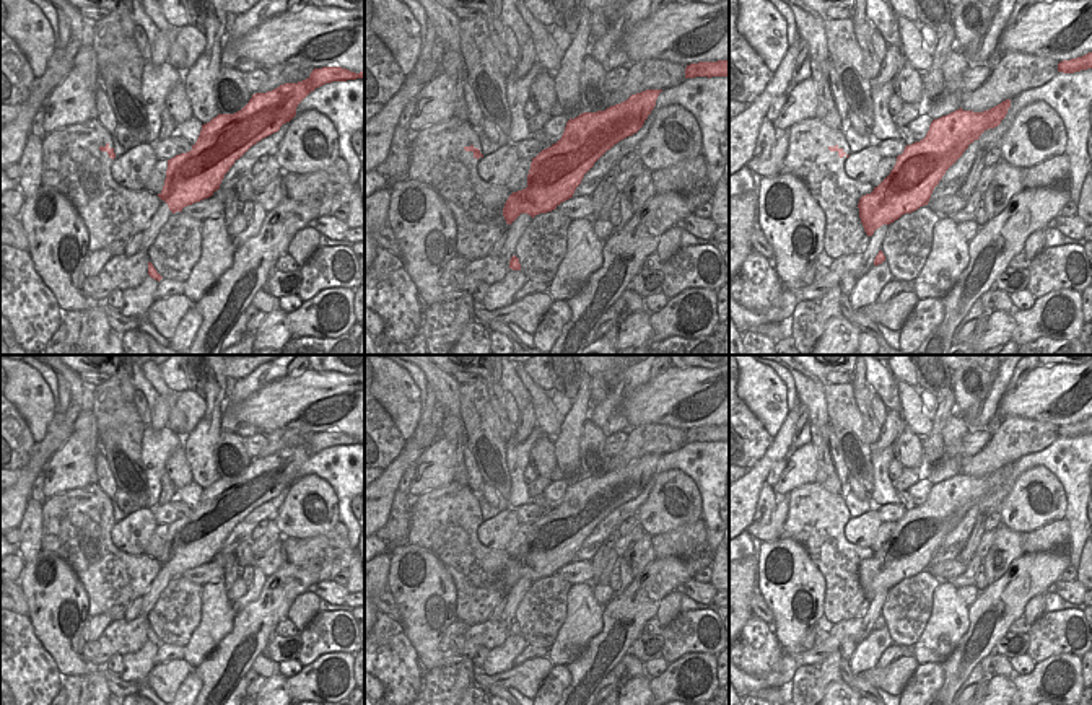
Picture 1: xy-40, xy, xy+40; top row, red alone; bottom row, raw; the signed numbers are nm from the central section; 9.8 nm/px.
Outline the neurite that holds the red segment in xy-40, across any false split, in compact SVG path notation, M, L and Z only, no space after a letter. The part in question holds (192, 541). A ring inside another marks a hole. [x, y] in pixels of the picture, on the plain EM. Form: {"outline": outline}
{"outline": "M342 431L314 433L298 448L285 448L267 458L256 458L234 479L218 479L202 490L187 518L168 524L163 555L158 558L173 578L213 560L229 532L252 510L275 498L296 480L298 469L316 453L365 443Z"}

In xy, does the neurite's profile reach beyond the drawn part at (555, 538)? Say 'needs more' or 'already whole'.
already whole

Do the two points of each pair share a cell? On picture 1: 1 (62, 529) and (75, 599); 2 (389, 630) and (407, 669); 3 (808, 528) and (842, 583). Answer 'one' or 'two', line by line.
1: two
2: one
3: one

